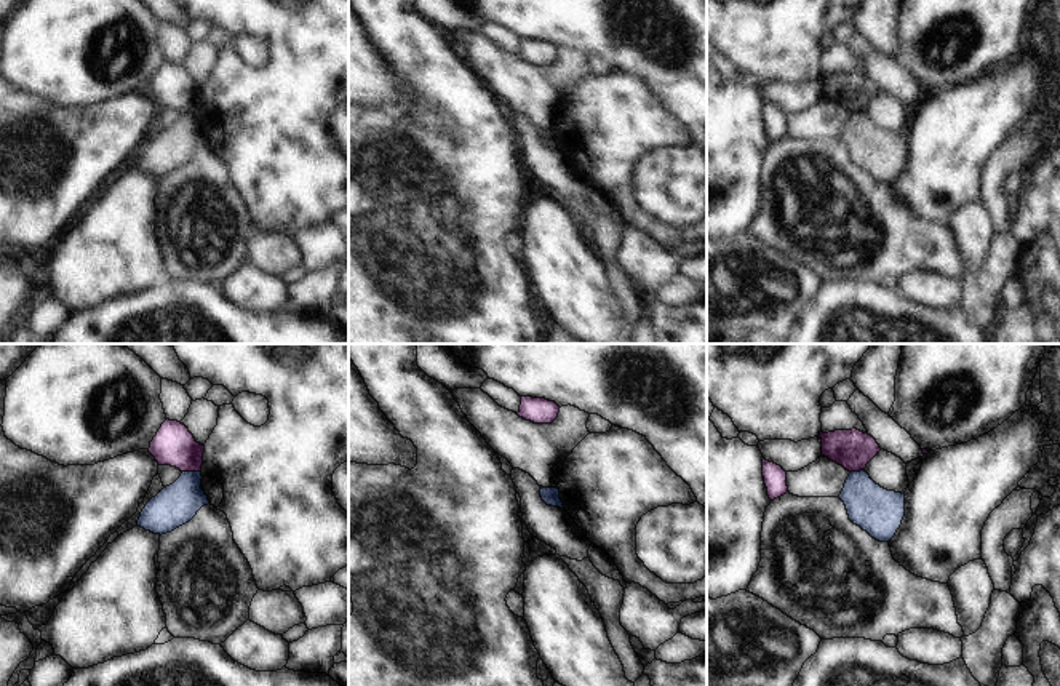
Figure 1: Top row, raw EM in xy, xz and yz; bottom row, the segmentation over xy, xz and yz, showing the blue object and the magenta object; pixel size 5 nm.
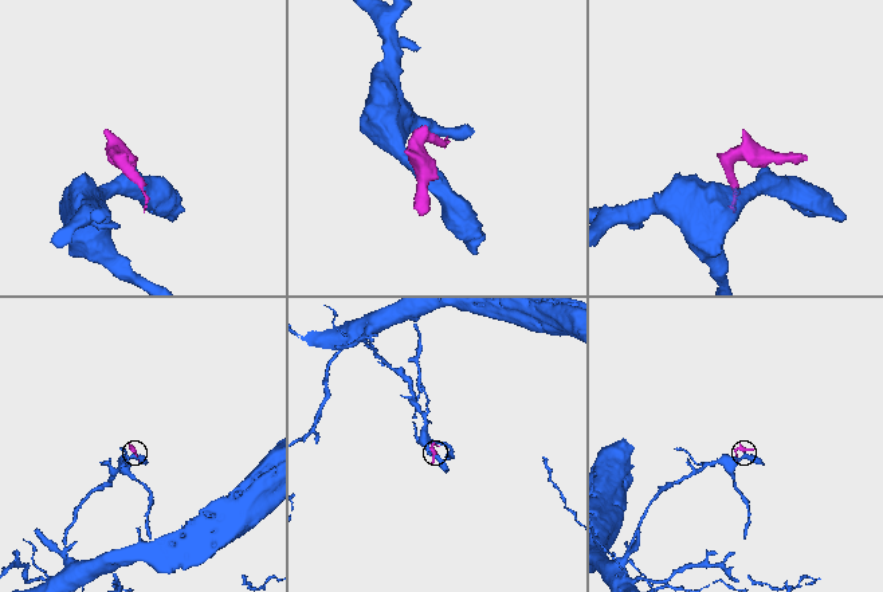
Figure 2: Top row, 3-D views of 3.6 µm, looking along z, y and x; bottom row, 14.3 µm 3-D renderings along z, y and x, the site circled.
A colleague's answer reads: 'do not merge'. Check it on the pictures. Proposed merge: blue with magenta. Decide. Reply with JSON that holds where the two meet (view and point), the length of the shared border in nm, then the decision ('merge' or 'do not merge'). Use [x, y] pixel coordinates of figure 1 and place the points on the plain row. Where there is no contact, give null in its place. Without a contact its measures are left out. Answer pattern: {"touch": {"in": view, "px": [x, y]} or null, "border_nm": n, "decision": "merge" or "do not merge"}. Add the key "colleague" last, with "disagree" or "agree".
{"touch": {"in": "xy", "px": [191, 114]}, "border_nm": 90, "decision": "do not merge", "colleague": "agree"}

